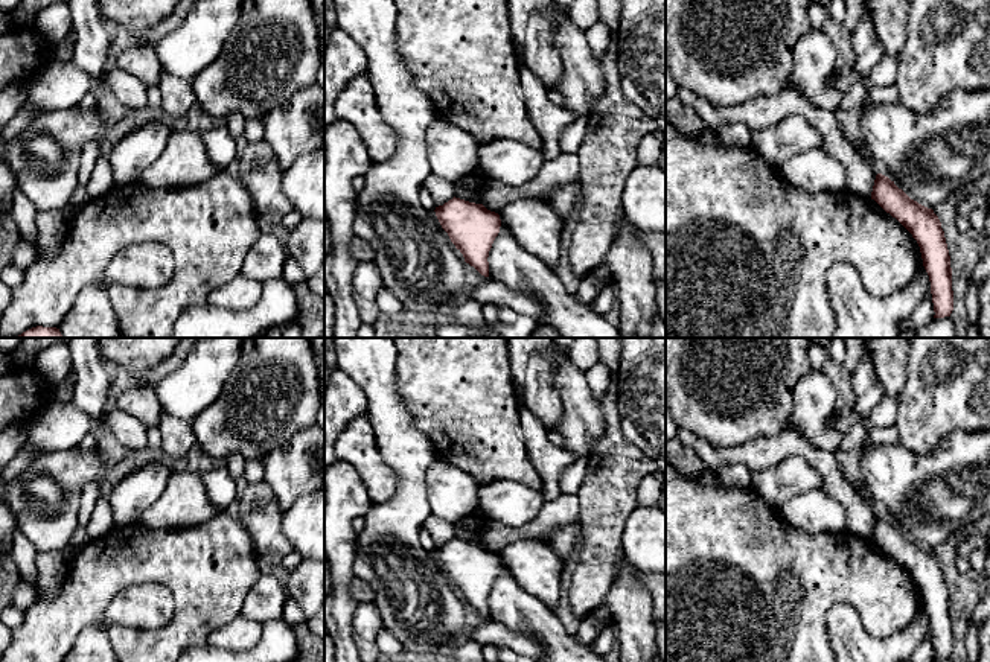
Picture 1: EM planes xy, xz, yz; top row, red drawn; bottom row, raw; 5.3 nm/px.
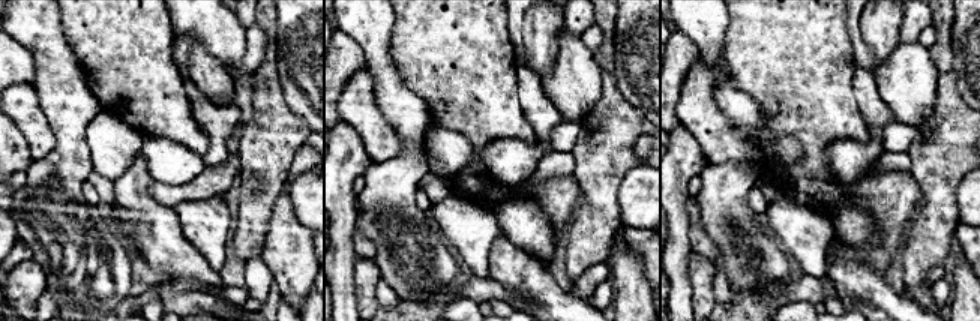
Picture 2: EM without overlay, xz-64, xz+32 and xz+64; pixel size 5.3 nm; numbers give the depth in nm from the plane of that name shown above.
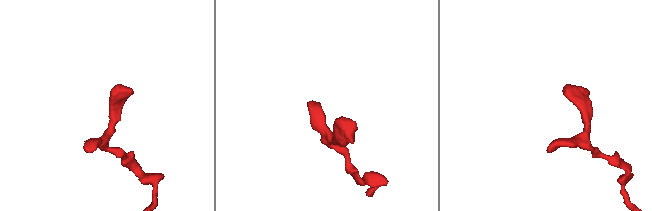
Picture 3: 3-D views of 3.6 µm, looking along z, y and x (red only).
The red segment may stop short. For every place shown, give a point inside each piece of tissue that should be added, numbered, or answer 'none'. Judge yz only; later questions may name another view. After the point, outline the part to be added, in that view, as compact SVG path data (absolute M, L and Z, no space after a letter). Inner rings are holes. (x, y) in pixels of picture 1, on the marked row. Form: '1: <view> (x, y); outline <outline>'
none

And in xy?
none

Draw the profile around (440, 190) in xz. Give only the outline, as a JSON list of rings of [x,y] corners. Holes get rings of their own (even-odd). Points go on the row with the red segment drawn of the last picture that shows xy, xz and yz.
[[[434,172],[423,181],[423,187],[430,192],[437,207],[455,196],[454,183],[446,181]]]

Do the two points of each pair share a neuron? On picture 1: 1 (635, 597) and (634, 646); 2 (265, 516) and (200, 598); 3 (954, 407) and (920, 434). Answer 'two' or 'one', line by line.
1: one
2: two
3: one

